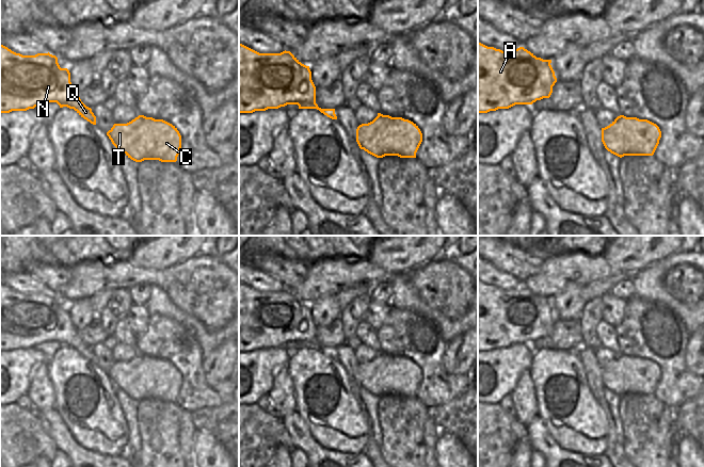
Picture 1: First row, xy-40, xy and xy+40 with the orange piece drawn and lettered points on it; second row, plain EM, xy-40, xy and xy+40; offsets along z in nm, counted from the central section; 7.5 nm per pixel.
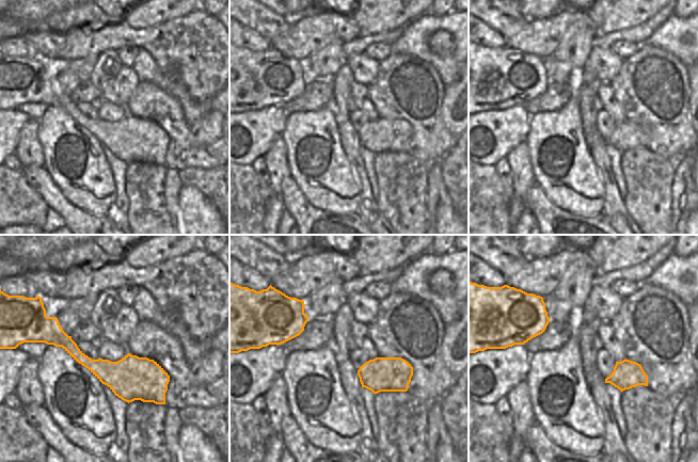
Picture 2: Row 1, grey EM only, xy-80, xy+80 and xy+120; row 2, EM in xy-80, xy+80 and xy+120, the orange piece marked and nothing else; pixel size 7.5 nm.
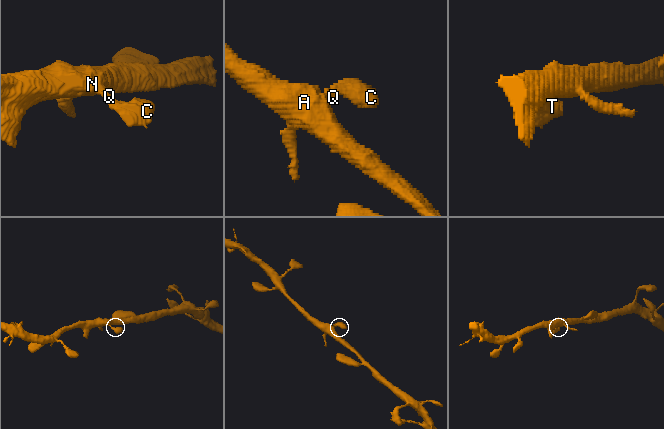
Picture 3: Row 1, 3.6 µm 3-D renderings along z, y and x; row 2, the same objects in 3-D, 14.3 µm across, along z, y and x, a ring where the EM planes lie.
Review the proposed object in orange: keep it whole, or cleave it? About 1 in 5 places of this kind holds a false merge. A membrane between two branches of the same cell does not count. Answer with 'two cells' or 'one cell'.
one cell

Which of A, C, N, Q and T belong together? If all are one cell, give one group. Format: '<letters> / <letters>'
A C N Q T

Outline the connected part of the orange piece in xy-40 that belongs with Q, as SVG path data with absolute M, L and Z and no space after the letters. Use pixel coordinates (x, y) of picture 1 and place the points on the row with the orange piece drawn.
M0 44L0 113L27 111L46 102L57 102L60 108L74 109L81 117L96 125L96 116L79 97L70 82L70 73L61 68L55 55L37 53L22 55Z

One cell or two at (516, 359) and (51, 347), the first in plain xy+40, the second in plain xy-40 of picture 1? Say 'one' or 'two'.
two

